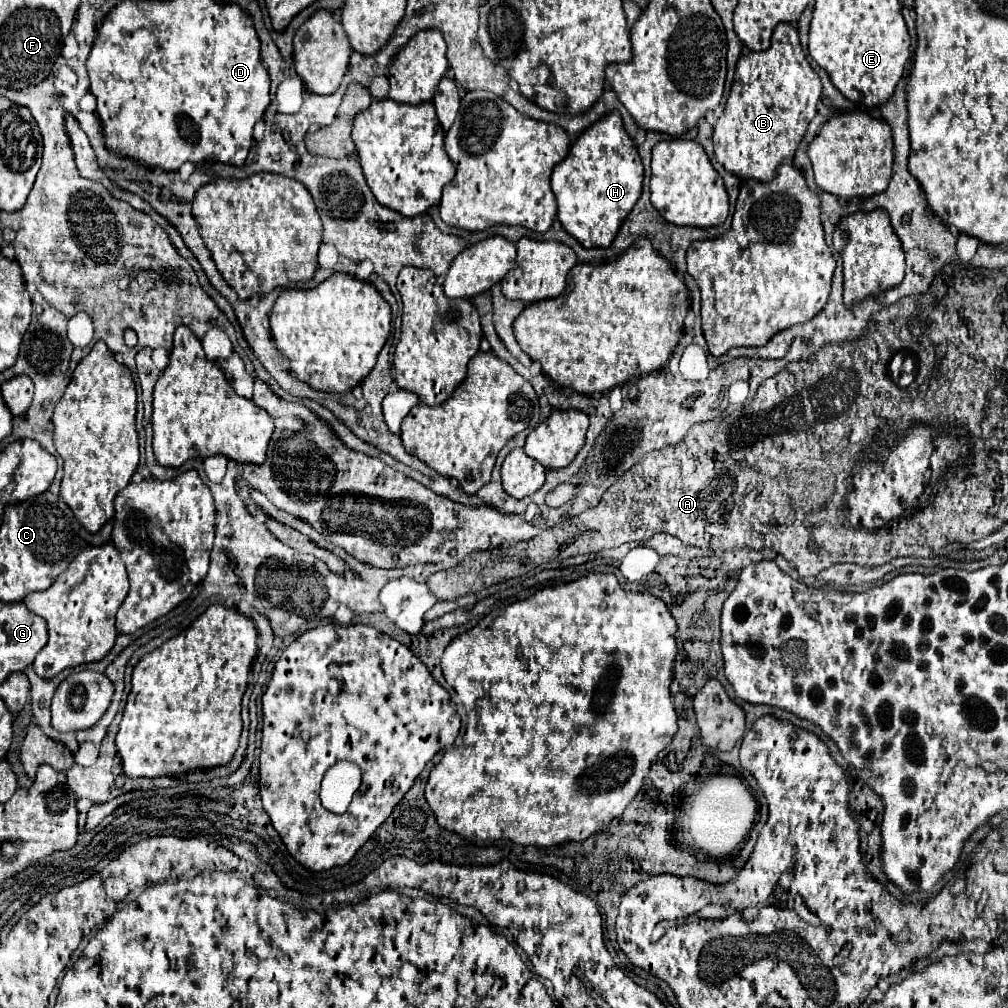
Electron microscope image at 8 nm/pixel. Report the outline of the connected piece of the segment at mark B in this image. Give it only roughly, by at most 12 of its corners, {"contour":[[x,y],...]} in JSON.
{"contour":[[796,25],[738,59],[718,163],[768,183],[816,115]]}

